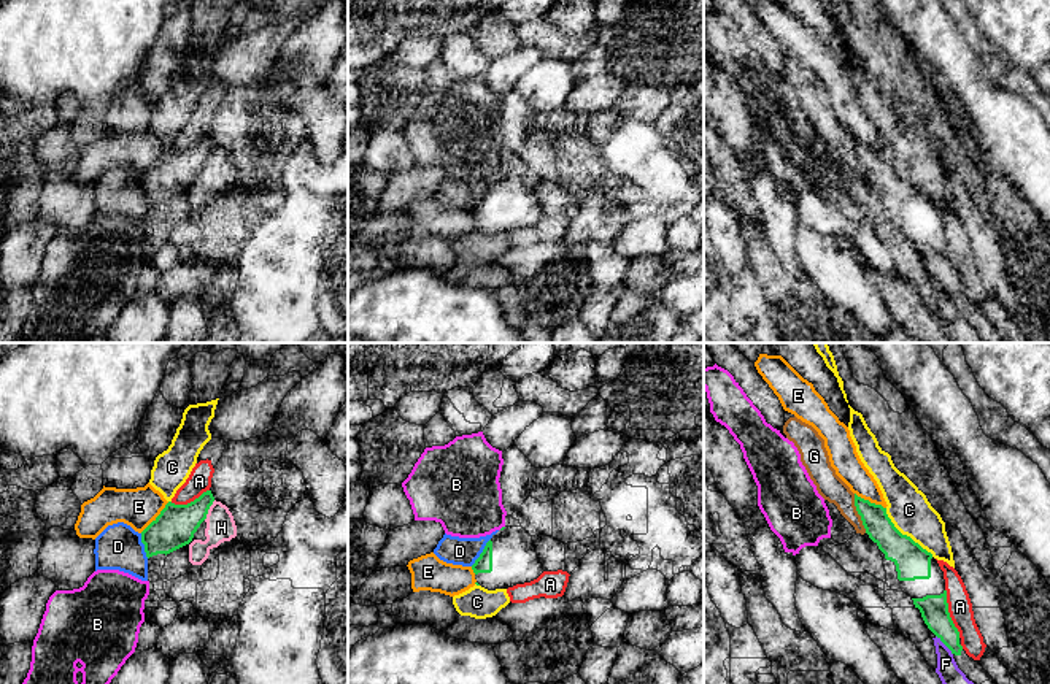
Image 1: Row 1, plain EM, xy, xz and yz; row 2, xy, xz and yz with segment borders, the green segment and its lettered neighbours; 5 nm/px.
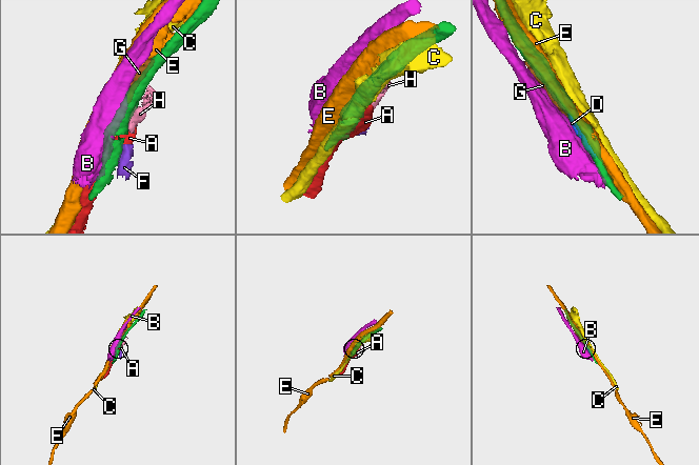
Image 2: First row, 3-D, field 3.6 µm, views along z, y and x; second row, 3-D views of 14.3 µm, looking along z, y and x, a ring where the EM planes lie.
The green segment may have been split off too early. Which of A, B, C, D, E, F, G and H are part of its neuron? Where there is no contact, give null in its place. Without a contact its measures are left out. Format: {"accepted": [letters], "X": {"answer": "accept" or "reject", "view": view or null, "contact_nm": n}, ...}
{"accepted": [], "A": {"answer": "reject", "view": "yz", "contact_nm": 260}, "B": {"answer": "reject", "view": "xz", "contact_nm": 40}, "C": {"answer": "reject", "view": "yz", "contact_nm": 340}, "D": {"answer": "reject", "view": "xz", "contact_nm": 170}, "E": {"answer": "reject", "view": "xy", "contact_nm": 220}, "F": {"answer": "reject", "view": "yz", "contact_nm": 130}, "G": {"answer": "reject", "view": "yz", "contact_nm": 220}, "H": {"answer": "reject", "view": "xy", "contact_nm": 120}}

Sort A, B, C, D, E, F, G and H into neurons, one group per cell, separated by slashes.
A / B / C / D G / E / F H

